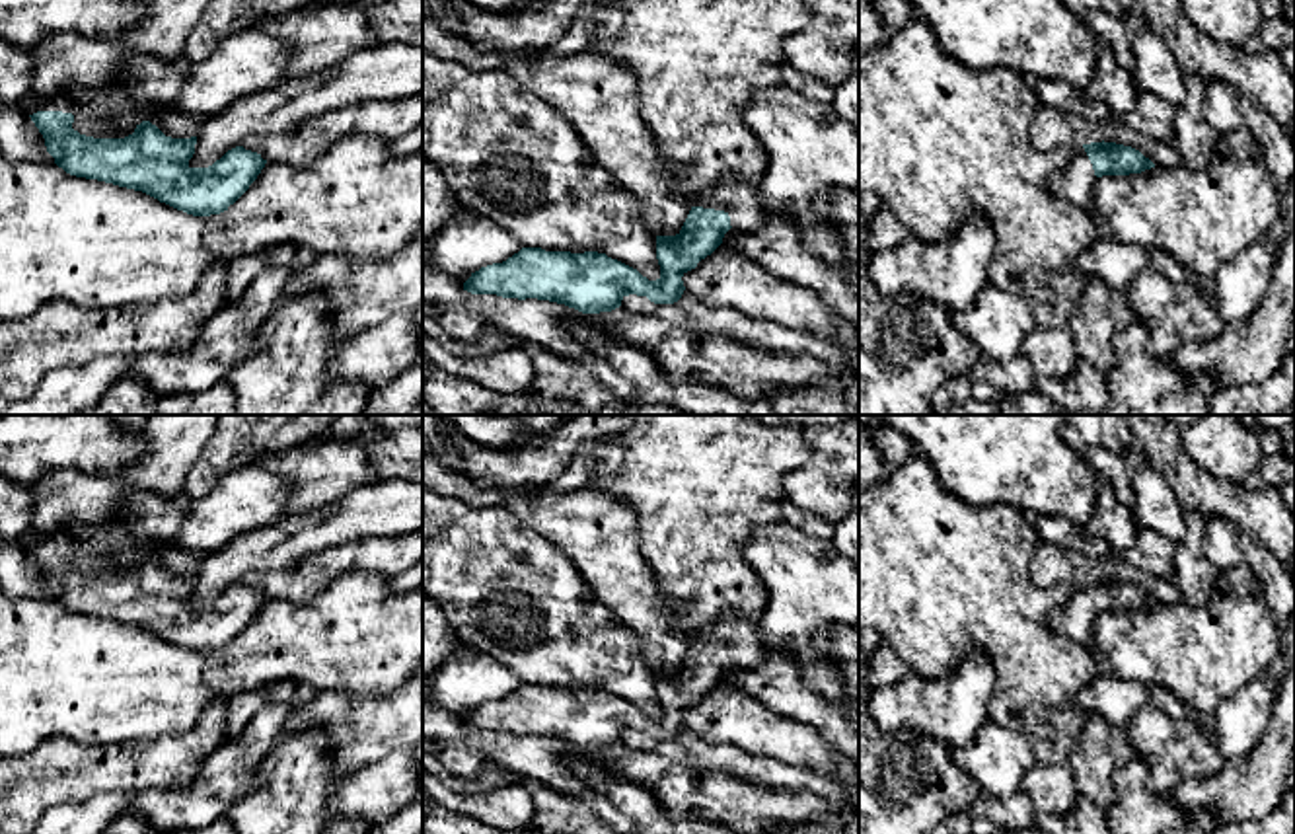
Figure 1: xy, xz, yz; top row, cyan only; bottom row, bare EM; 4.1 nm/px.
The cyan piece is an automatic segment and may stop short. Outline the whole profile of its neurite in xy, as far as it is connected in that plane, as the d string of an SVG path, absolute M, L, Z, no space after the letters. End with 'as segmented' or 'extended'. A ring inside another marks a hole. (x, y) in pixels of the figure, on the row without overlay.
M74 522L56 532L29 530L21 542L66 610L142 627L193 653L228 647L257 616L267 596L236 583L208 604L191 604L197 573L166 573L150 557L125 575L93 575L72 565Z | extended

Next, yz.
M1116 579L1079 581L1073 594L1046 616L1048 627L1096 655L1096 616L1155 604L1139 587Z | extended

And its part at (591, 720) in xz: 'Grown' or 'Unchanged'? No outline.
Grown

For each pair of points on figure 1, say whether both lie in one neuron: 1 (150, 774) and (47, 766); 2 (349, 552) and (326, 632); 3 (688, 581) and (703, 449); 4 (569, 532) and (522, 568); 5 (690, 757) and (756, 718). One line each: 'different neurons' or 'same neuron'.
1: same neuron
2: different neurons
3: same neuron
4: different neurons
5: different neurons

